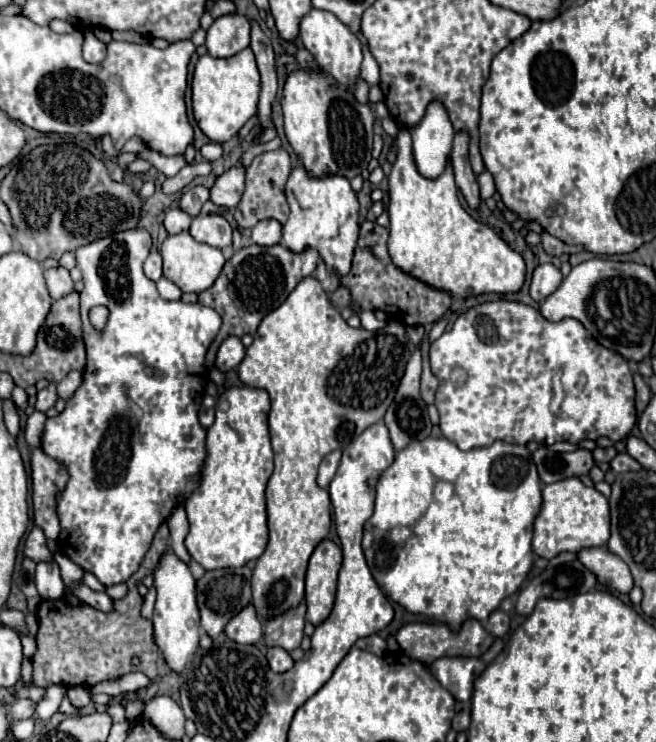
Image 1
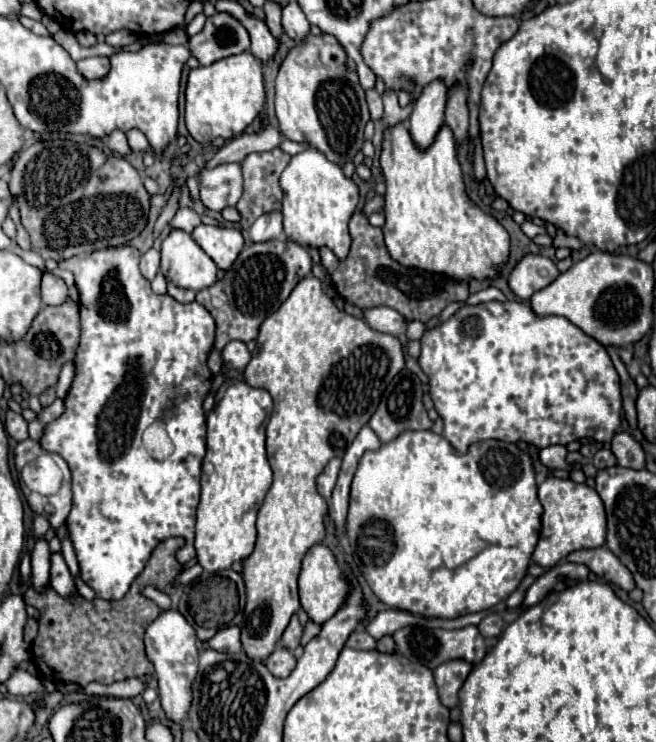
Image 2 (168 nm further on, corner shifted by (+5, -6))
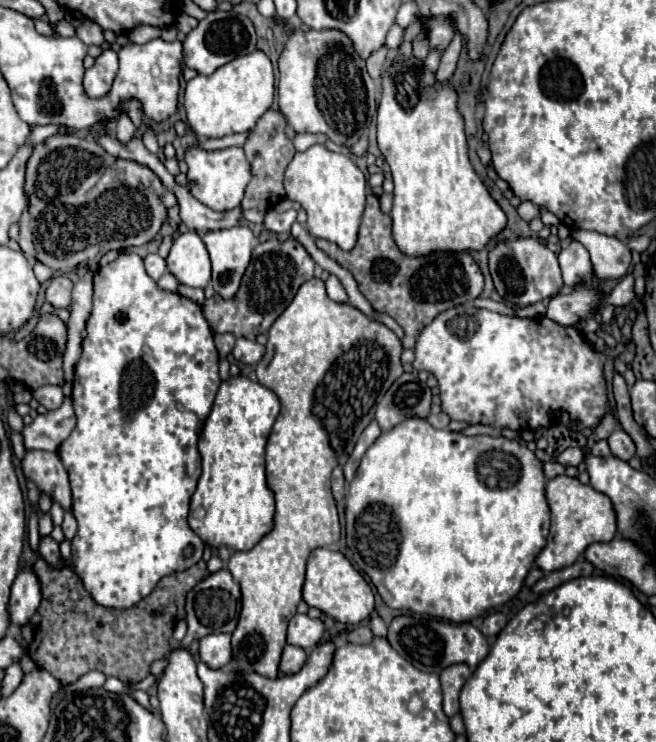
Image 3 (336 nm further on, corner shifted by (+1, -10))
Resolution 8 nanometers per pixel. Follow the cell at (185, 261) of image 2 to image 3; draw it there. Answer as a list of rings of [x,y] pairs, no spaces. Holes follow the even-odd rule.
[[[198,232],[180,234],[172,244],[166,264],[180,284],[192,288],[206,288],[210,282],[210,258]]]

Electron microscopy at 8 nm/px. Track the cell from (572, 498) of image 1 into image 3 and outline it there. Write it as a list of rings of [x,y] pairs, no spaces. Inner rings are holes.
[[[556,476],[546,484],[546,500],[552,510],[552,526],[548,534],[548,544],[536,556],[538,568],[544,572],[554,572],[574,564],[576,558],[594,542],[610,542],[616,534],[616,516],[612,502],[602,492],[594,490],[590,484],[582,484],[578,478]]]

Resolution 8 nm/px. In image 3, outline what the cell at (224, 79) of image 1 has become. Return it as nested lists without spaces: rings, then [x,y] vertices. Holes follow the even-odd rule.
[[[260,50],[240,56],[224,66],[220,66],[214,74],[198,74],[186,84],[184,108],[188,126],[196,132],[196,136],[204,138],[222,138],[236,132],[252,130],[258,118],[272,106],[274,100],[274,72],[268,56]]]

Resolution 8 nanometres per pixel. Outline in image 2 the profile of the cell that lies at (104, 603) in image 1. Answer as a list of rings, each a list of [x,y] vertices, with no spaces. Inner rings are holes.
[[[60,552],[50,554],[50,586],[60,596],[72,596],[76,590],[72,574],[70,574],[68,566],[64,564],[64,558],[60,556]]]

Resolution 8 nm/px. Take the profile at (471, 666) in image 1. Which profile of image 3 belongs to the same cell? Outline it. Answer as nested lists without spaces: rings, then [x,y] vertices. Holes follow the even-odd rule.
[[[452,664],[448,666],[444,672],[440,672],[440,682],[442,682],[442,690],[444,690],[444,712],[446,716],[454,716],[460,712],[458,706],[458,696],[460,696],[460,688],[464,686],[464,682],[470,676],[470,668],[466,664]]]

